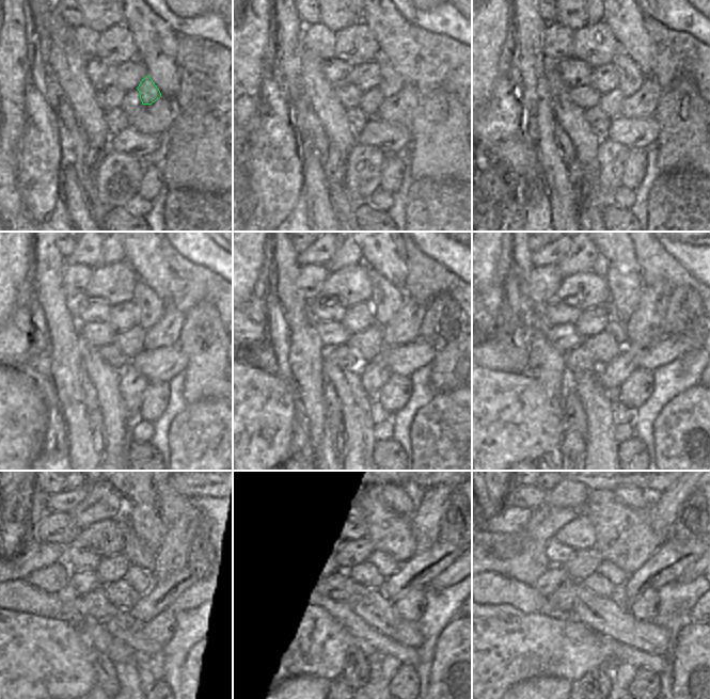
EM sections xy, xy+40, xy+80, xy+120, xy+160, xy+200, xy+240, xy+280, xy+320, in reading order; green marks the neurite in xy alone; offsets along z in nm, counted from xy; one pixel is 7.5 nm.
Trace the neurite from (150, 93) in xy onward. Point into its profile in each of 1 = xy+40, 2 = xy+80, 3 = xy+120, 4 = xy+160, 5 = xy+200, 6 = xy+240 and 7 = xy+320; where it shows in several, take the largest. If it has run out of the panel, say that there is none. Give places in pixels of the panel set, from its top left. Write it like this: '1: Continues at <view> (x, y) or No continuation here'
1: Continues at xy+40 (391, 83)
2: Continues at xy+80 (630, 78)
3: Continues at xy+120 (151, 308)
4: Continues at xy+160 (387, 299)
5: Continues at xy+200 (626, 289)
6: Continues at xy+240 (146, 522)
7: Continues at xy+320 (640, 499).

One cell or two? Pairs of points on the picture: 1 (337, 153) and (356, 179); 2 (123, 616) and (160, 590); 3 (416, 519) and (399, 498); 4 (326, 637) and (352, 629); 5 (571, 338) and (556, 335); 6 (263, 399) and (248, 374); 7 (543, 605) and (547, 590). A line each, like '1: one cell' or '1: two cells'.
1: two cells
2: two cells
3: two cells
4: two cells
5: one cell
6: one cell
7: two cells

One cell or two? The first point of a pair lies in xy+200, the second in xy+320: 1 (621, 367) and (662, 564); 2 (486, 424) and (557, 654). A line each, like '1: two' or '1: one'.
1: one
2: one

